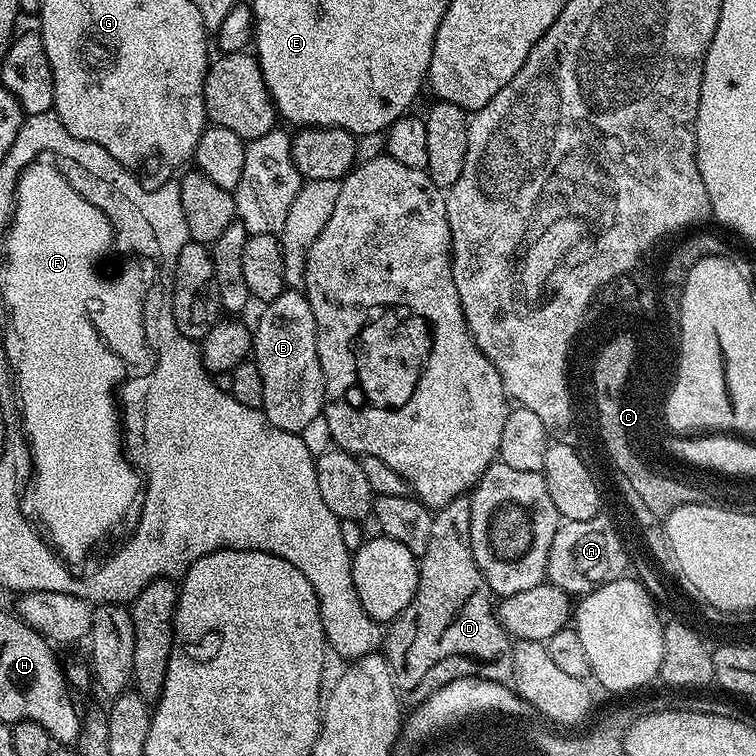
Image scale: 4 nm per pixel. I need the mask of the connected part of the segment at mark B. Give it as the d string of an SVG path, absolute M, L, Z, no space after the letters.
M285 290L281 296L267 301L261 308L264 309L261 310L252 332L251 355L258 366L258 374L262 374L262 411L269 422L278 426L278 430L300 434L305 431L303 428L310 427L315 420L319 421L324 411L324 375L318 362L314 310L310 310L308 297L300 290Z

